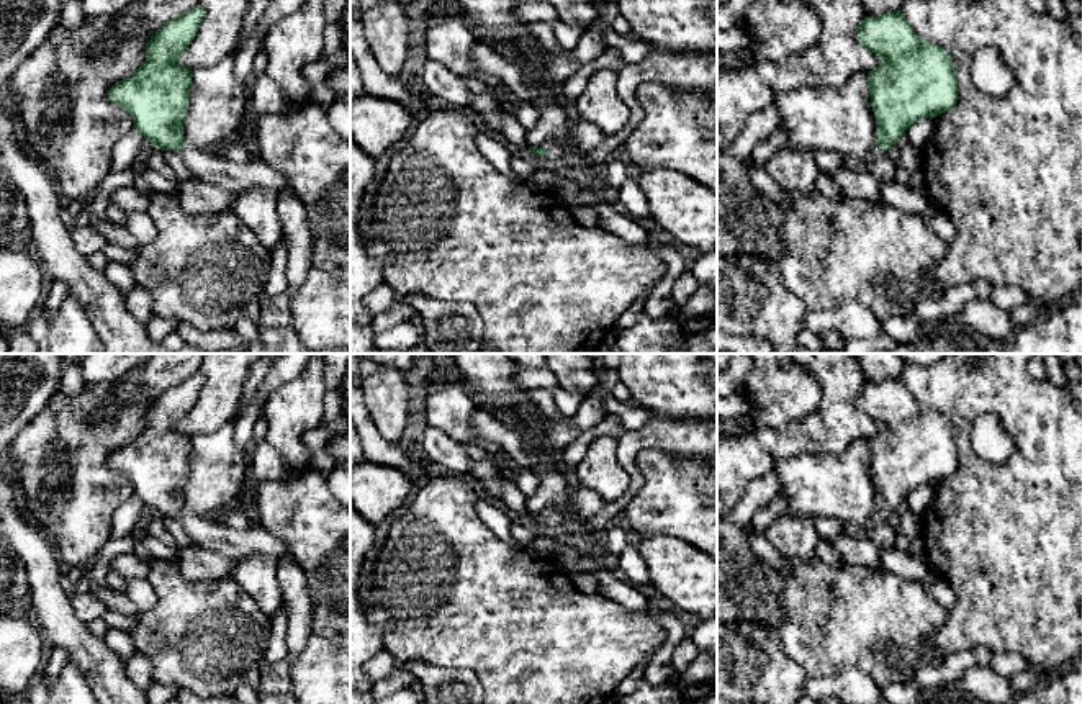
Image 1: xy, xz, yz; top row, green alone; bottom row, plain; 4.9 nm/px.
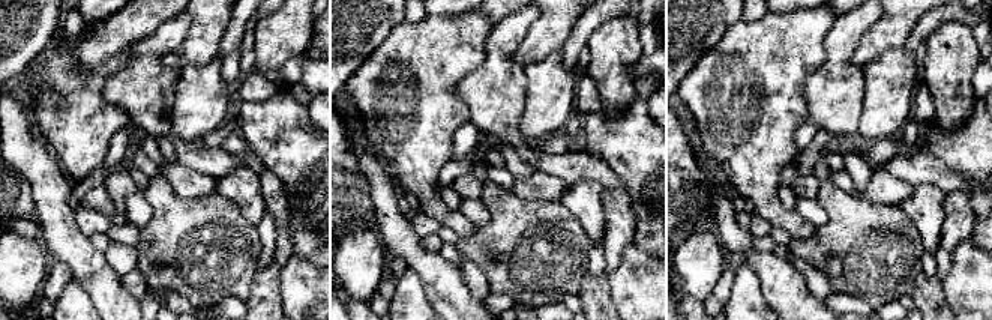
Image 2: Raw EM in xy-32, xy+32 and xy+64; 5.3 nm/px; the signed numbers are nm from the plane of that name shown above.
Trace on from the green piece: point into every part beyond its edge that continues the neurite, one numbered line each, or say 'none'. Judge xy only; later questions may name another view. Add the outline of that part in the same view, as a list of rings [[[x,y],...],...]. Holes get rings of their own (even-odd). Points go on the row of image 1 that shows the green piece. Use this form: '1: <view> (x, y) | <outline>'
1: xy (203, 164) | [[[185,144],[177,152],[192,177],[200,182],[218,185],[234,193],[254,187],[268,188],[275,195],[285,190],[293,193],[285,177],[260,157],[236,164],[214,154],[210,147],[193,147],[190,144]]]

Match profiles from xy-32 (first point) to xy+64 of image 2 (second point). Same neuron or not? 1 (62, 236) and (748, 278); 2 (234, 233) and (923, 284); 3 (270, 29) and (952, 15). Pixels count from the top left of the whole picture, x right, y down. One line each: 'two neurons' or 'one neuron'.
1: two neurons
2: two neurons
3: two neurons

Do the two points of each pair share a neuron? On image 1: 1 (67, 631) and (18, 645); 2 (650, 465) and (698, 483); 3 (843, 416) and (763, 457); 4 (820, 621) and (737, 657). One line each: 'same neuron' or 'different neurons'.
1: different neurons
2: same neuron
3: same neuron
4: different neurons

